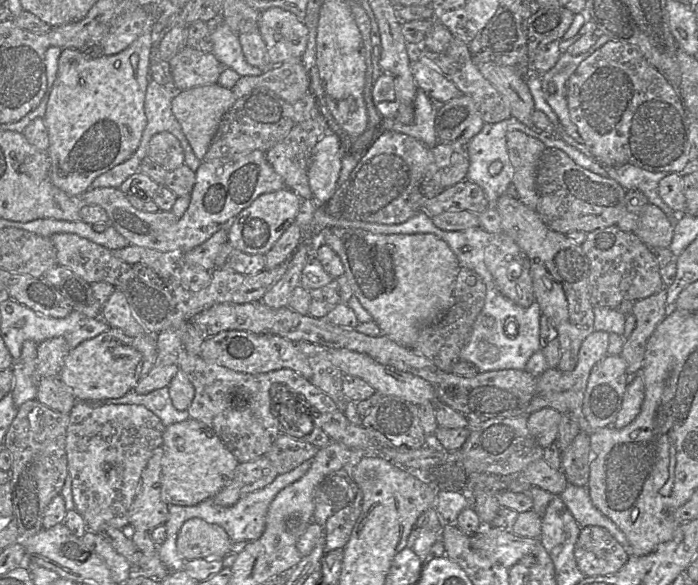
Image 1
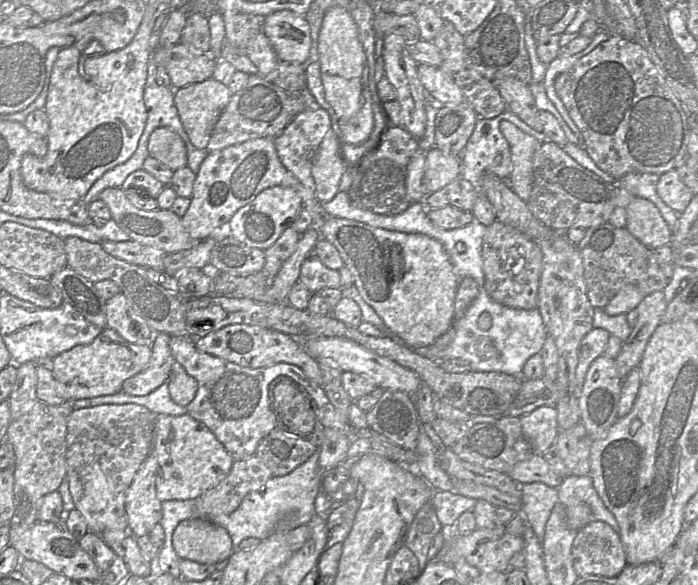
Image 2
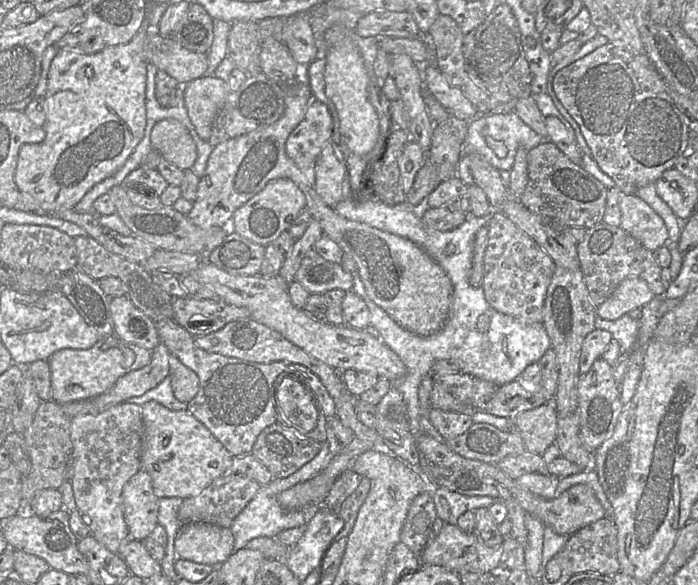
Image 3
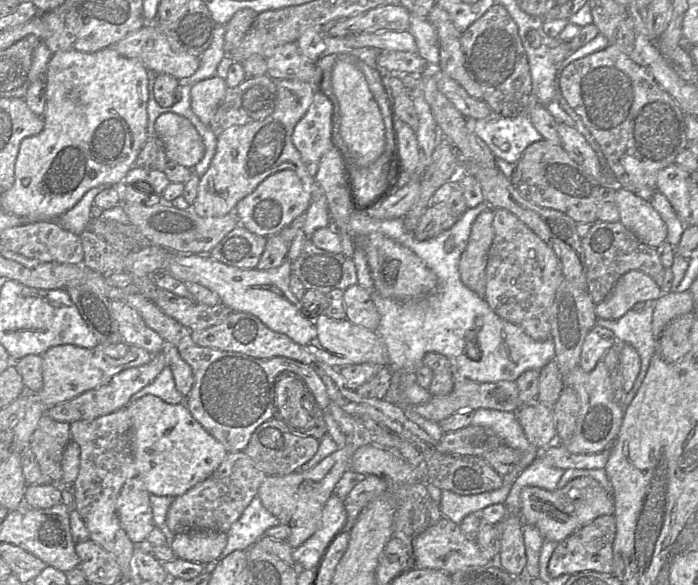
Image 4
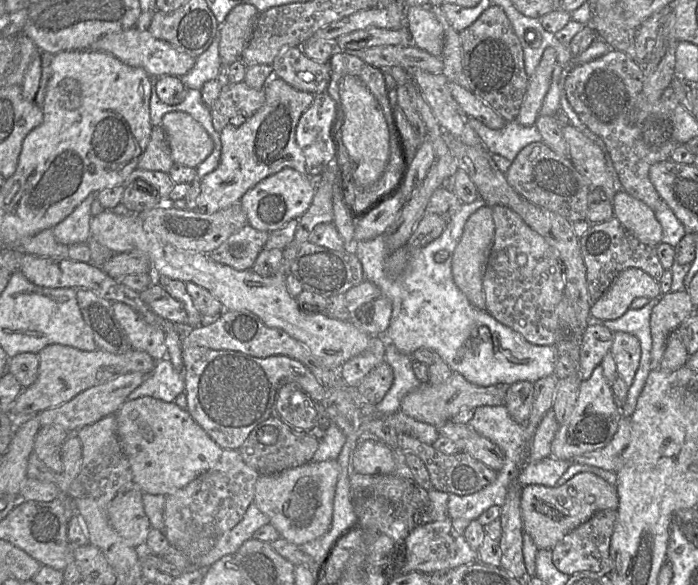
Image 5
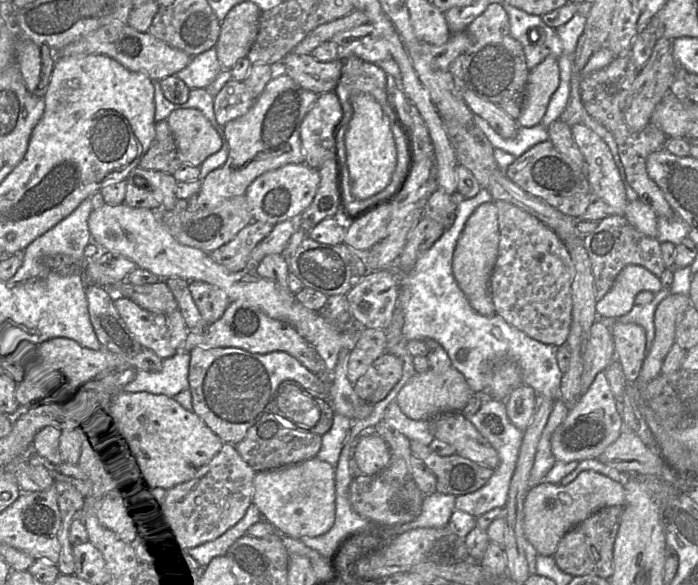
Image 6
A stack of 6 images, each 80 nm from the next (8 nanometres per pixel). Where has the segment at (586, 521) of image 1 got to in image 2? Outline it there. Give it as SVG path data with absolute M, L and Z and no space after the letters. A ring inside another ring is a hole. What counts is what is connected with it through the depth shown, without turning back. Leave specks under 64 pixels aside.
M568 475L563 478L558 489L558 502L568 506L580 501L587 503L594 516L594 521L602 521L610 525L615 532L619 532L618 523L613 514L604 505L593 486L590 475Z

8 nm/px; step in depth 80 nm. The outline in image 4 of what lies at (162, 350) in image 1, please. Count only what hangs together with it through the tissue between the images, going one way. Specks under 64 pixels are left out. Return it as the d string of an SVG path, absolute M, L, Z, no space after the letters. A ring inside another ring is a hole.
M165 344L163 351L152 355L149 363L142 366L129 368L114 375L107 383L88 390L75 398L59 403L47 409L47 414L58 422L72 423L79 420L92 420L97 417L110 414L126 407L130 403L132 395L150 384L167 365Z

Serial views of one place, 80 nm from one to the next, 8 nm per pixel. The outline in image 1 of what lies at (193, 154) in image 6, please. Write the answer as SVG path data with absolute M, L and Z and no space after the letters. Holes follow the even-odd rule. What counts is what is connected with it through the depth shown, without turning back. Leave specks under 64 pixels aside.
M167 131L151 138L148 156L168 172L184 164L184 152L179 140Z

